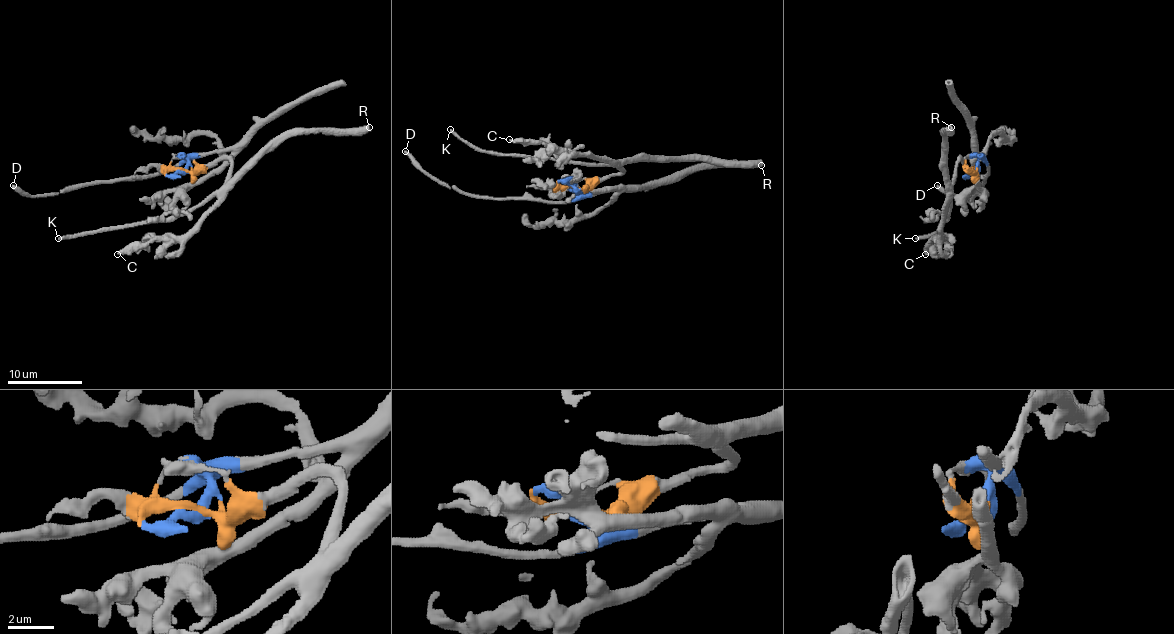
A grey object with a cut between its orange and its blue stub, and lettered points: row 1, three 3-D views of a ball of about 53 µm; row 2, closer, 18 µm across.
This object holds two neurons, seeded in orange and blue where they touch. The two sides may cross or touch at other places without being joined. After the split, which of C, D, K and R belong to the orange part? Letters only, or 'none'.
C, K, R

